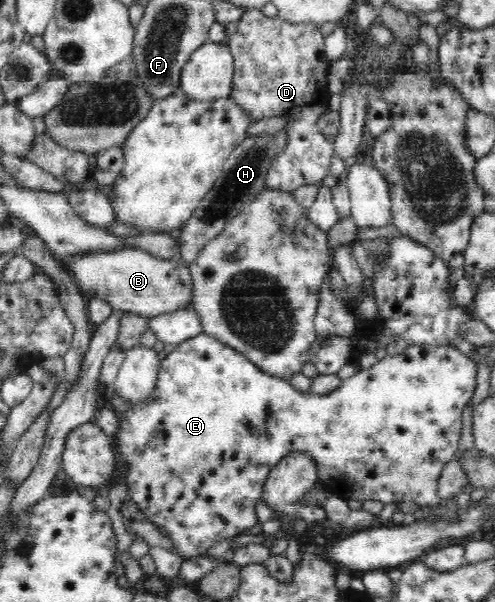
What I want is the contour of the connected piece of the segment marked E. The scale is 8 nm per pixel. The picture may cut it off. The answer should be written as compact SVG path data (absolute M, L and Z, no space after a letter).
M201 333L199 336L188 338L187 341L179 343L170 354L162 355L161 366L157 384L153 390L153 396L141 404L130 404L127 402L127 410L123 416L119 416L119 428L115 430L113 438L117 457L120 461L119 476L114 482L127 484L129 494L126 502L133 502L139 510L147 516L147 522L157 526L158 530L172 540L174 552L186 558L194 555L204 554L215 542L237 536L247 529L253 528L258 523L255 506L263 499L264 486L271 469L291 453L307 453L311 460L315 461L318 480L328 489L330 495L343 498L345 501L356 499L379 500L386 504L413 501L416 505L431 507L437 510L443 501L437 496L437 483L441 470L449 460L455 458L459 452L459 441L462 430L461 413L464 407L471 402L477 381L477 366L474 366L471 358L459 351L452 345L429 346L428 344L411 344L401 354L387 355L367 370L359 370L355 376L342 381L337 390L329 394L318 396L309 391L307 394L293 388L289 381L283 378L269 377L262 372L255 363L251 363L243 354L231 346L217 340L217 338Z

